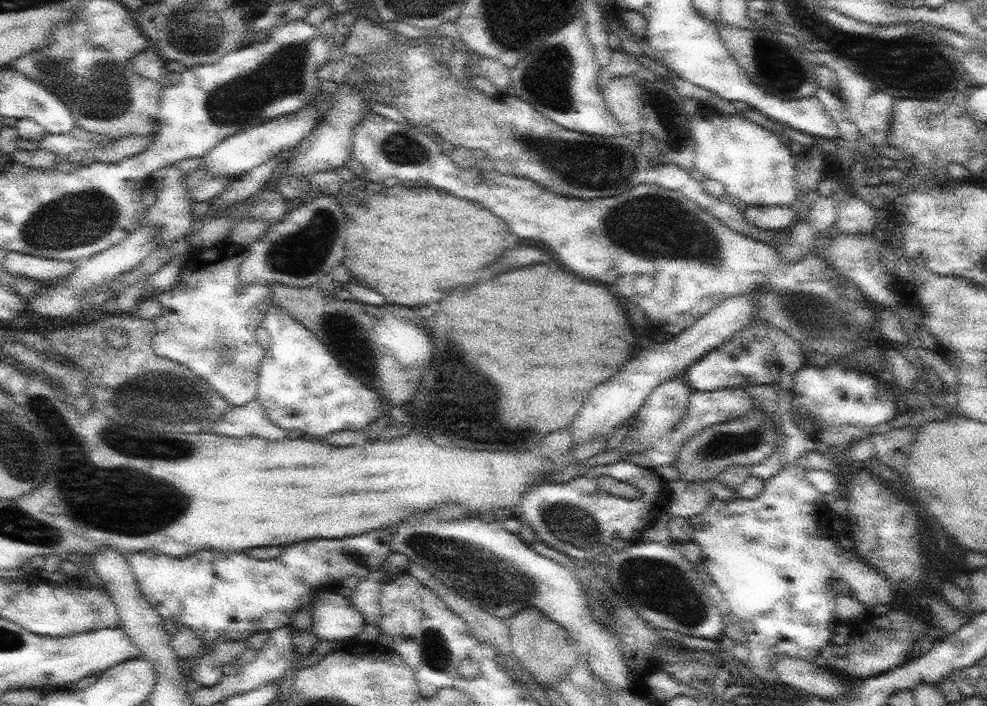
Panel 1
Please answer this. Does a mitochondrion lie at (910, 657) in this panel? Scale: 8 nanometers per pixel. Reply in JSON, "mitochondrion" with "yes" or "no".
{"mitochondrion":"no"}

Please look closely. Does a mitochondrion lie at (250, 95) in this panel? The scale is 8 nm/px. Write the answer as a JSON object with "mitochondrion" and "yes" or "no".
{"mitochondrion":"yes"}

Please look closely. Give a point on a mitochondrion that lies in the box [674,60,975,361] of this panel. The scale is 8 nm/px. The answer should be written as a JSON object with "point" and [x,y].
{"point":[805,310]}

